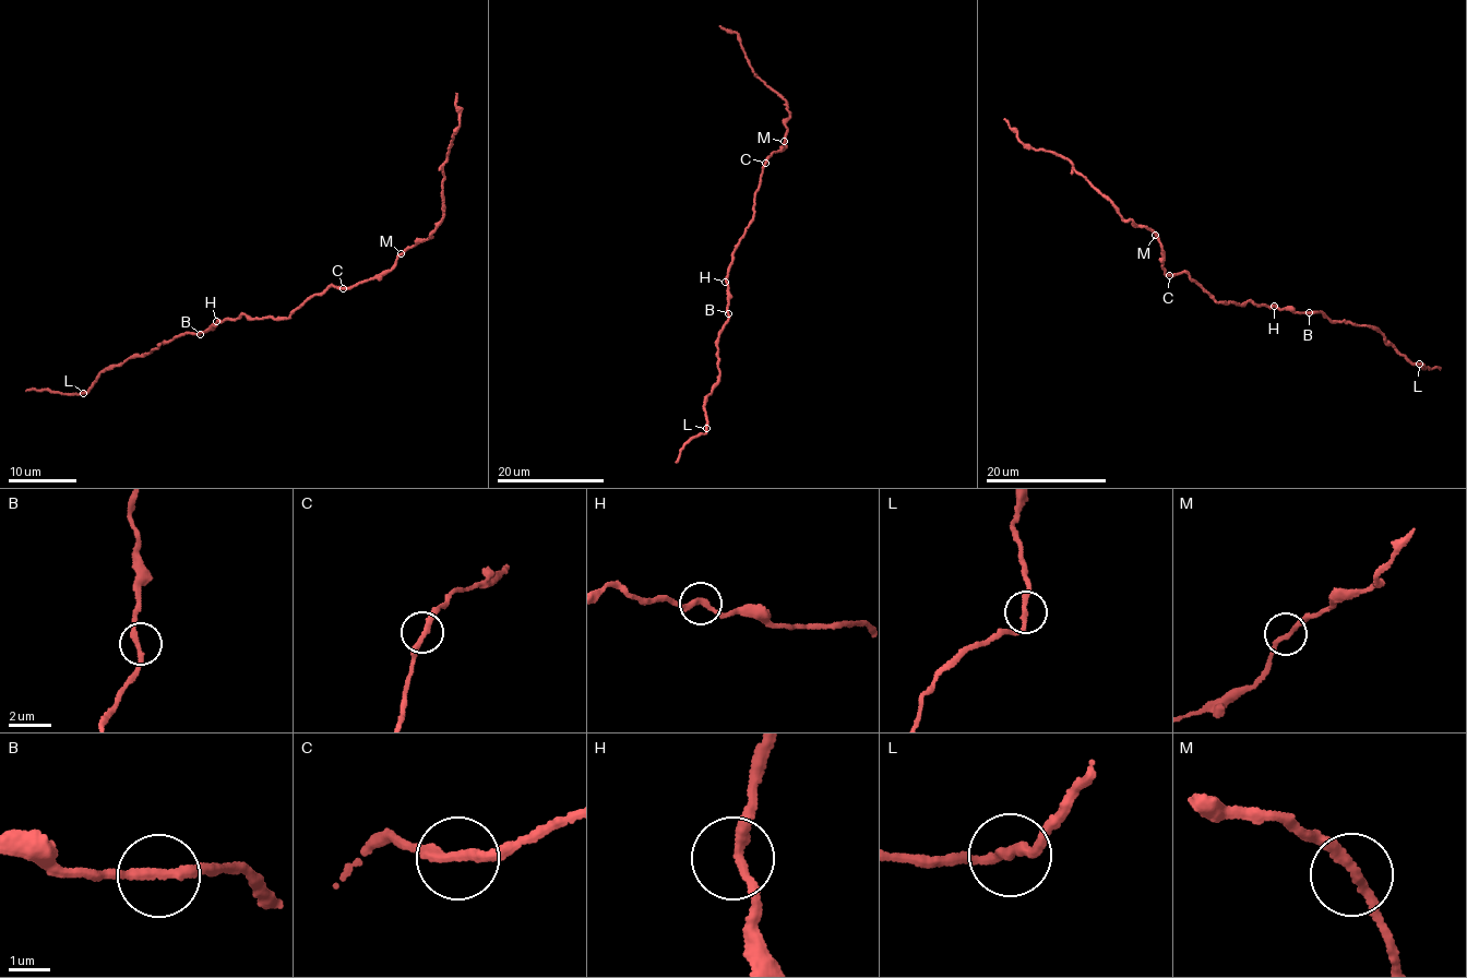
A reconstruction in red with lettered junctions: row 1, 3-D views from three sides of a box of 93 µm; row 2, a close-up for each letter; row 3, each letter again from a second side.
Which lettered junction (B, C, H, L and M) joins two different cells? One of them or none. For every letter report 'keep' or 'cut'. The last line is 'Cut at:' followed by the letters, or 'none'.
B: keep
C: keep
H: keep
L: keep
M: keep
Cut at: none

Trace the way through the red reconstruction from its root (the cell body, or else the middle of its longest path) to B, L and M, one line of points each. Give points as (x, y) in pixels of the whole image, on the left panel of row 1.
B: (288, 317), (252, 320), (243, 314), (235, 319), (221, 320), (200, 334)
L: (288, 317), (252, 320), (243, 314), (221, 320), (198, 334), (181, 333), (146, 354), (107, 368), (83, 394)
M: (288, 317), (305, 301), (330, 286), (353, 287), (382, 276), (393, 266), (401, 253)

